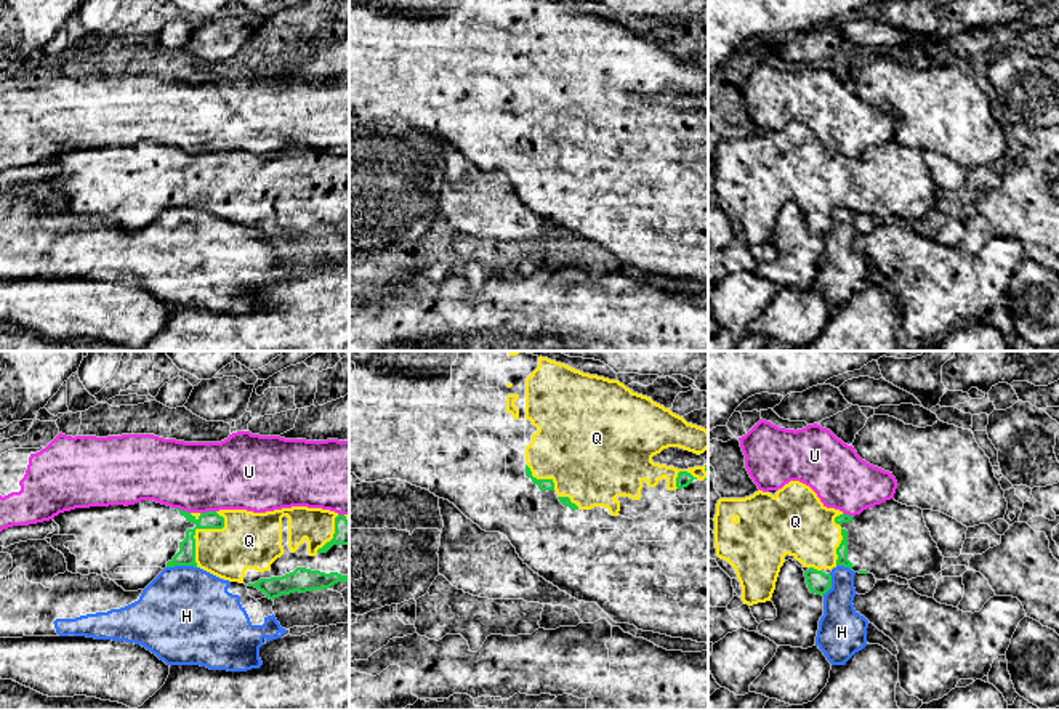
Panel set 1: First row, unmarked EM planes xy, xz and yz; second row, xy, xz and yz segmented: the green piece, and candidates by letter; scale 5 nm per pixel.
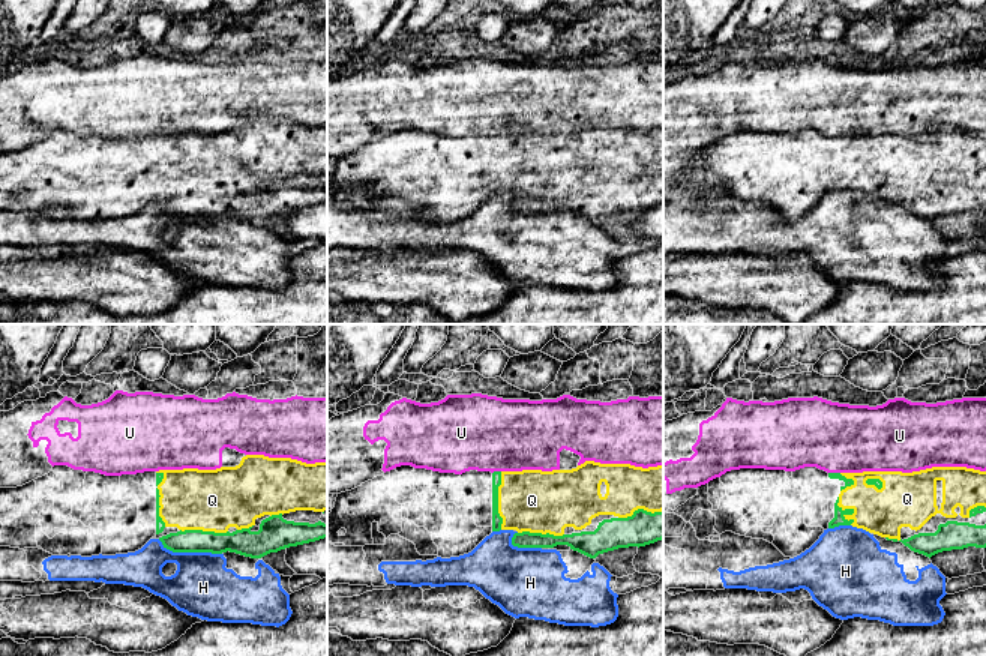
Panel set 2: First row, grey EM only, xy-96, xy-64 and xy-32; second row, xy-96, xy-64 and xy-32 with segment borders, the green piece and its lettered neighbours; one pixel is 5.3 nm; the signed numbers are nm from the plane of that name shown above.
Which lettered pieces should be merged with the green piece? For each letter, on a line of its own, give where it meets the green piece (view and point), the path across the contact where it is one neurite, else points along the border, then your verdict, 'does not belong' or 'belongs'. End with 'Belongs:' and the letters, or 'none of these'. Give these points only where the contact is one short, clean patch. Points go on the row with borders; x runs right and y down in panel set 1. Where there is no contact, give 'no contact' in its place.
H: contact xy (181, 564); border xy (196, 566), (167, 568); does not belong
Q: contact xy (199, 528); belongs
U: contact xy (181, 510); does not belong
Belongs: Q

